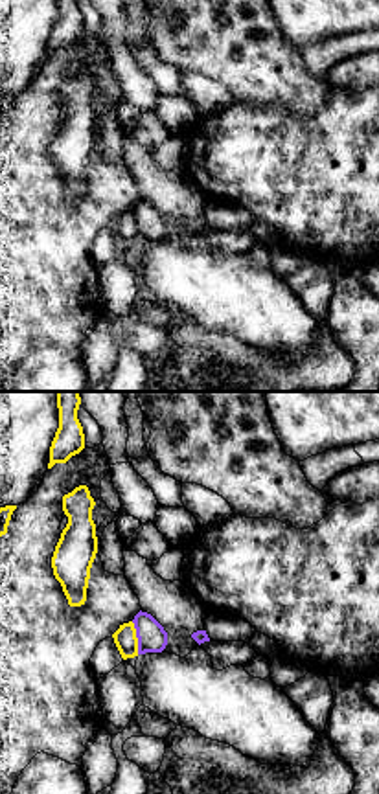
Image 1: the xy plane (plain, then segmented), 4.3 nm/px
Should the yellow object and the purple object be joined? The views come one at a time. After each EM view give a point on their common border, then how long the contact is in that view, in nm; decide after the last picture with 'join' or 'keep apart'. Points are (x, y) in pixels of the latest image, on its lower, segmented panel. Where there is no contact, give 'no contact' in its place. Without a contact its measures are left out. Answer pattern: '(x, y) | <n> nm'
(137, 638) | 150 nm

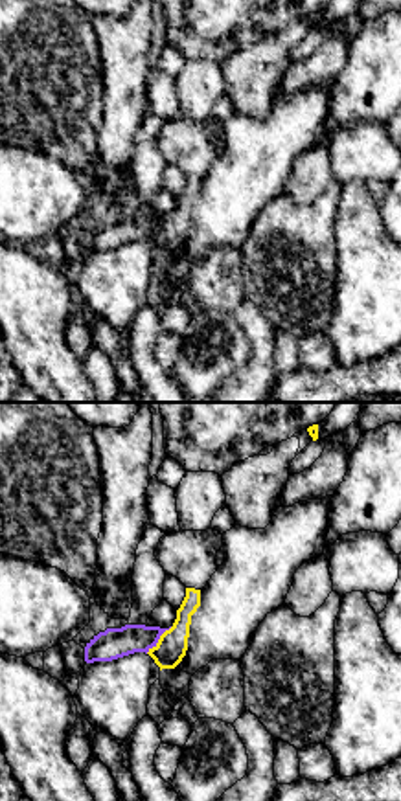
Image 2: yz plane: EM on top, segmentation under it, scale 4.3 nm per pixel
(159, 640) | 170 nm

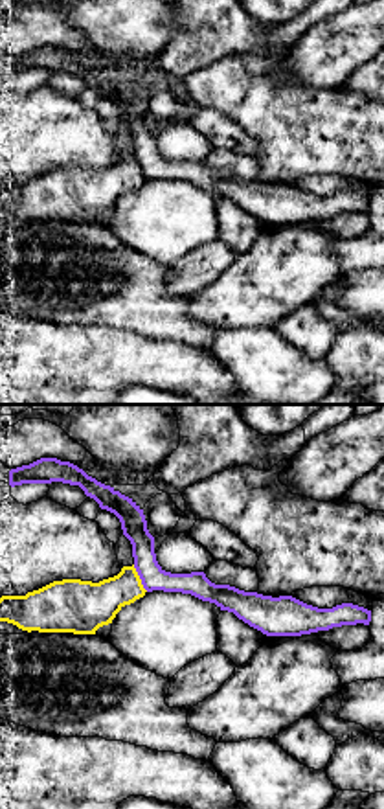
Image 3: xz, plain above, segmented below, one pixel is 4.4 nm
(138, 578) | 140 nm

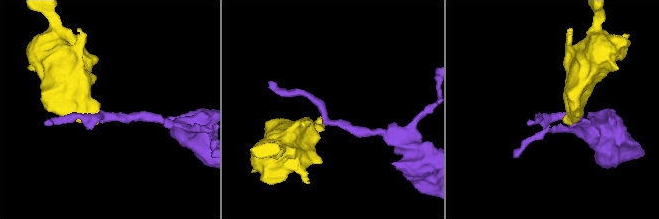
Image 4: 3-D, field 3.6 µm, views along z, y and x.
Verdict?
keep apart

